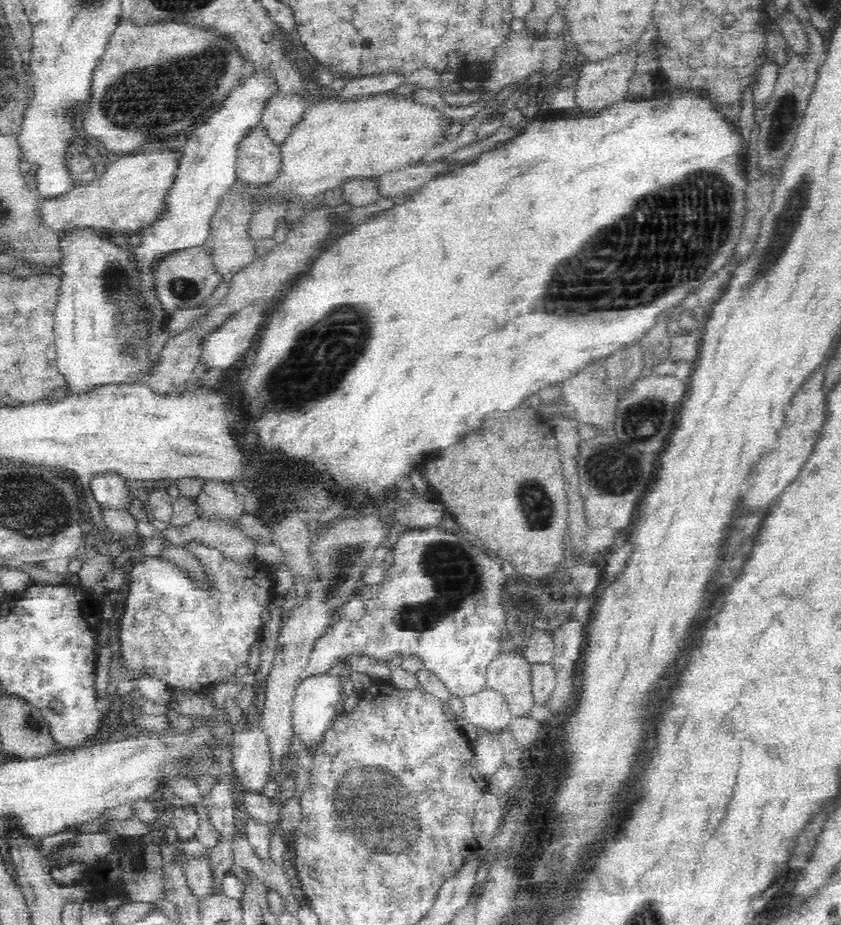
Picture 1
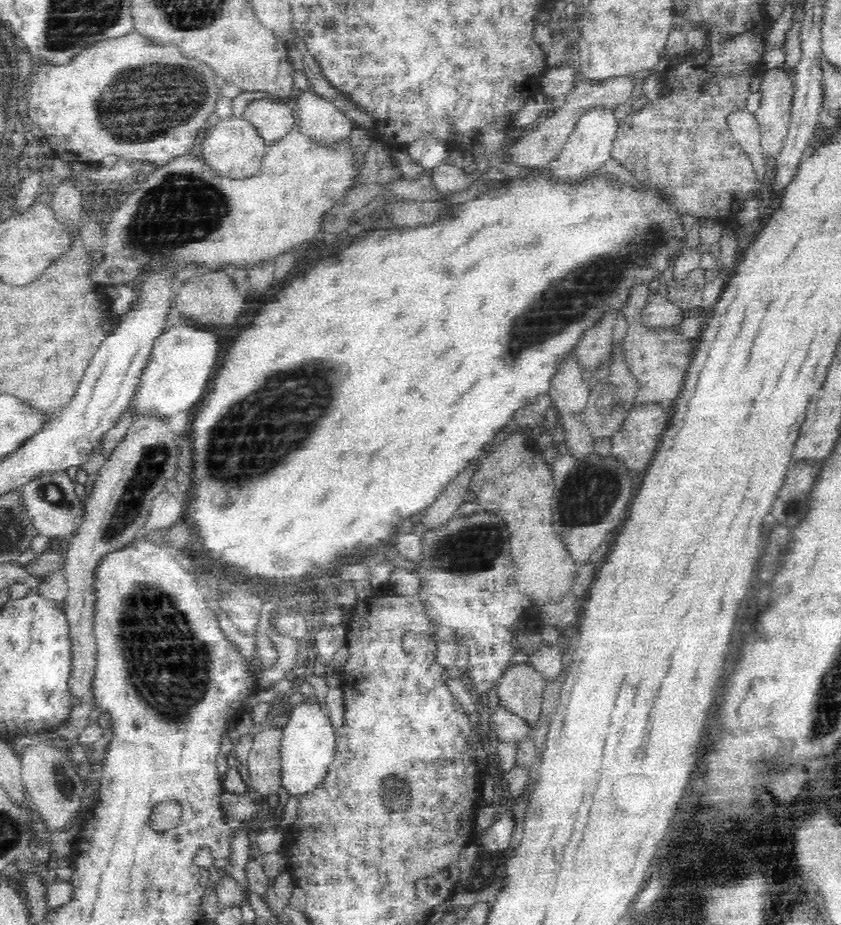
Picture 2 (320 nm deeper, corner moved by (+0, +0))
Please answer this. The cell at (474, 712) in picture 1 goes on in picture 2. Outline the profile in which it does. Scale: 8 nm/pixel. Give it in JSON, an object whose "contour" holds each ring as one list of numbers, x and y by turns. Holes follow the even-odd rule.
{"contour":[[501,705,492,710,490,721,492,721,497,738,500,738,502,742,518,745,529,734,529,724]]}

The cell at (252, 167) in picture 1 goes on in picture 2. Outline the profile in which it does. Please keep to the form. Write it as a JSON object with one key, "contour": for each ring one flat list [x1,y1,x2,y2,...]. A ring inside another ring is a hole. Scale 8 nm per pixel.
{"contour":[[231,116,227,119,212,121,202,135,198,148,204,161,220,175,243,179,256,176,262,168,266,152,266,141,260,136,258,129,246,119]]}

